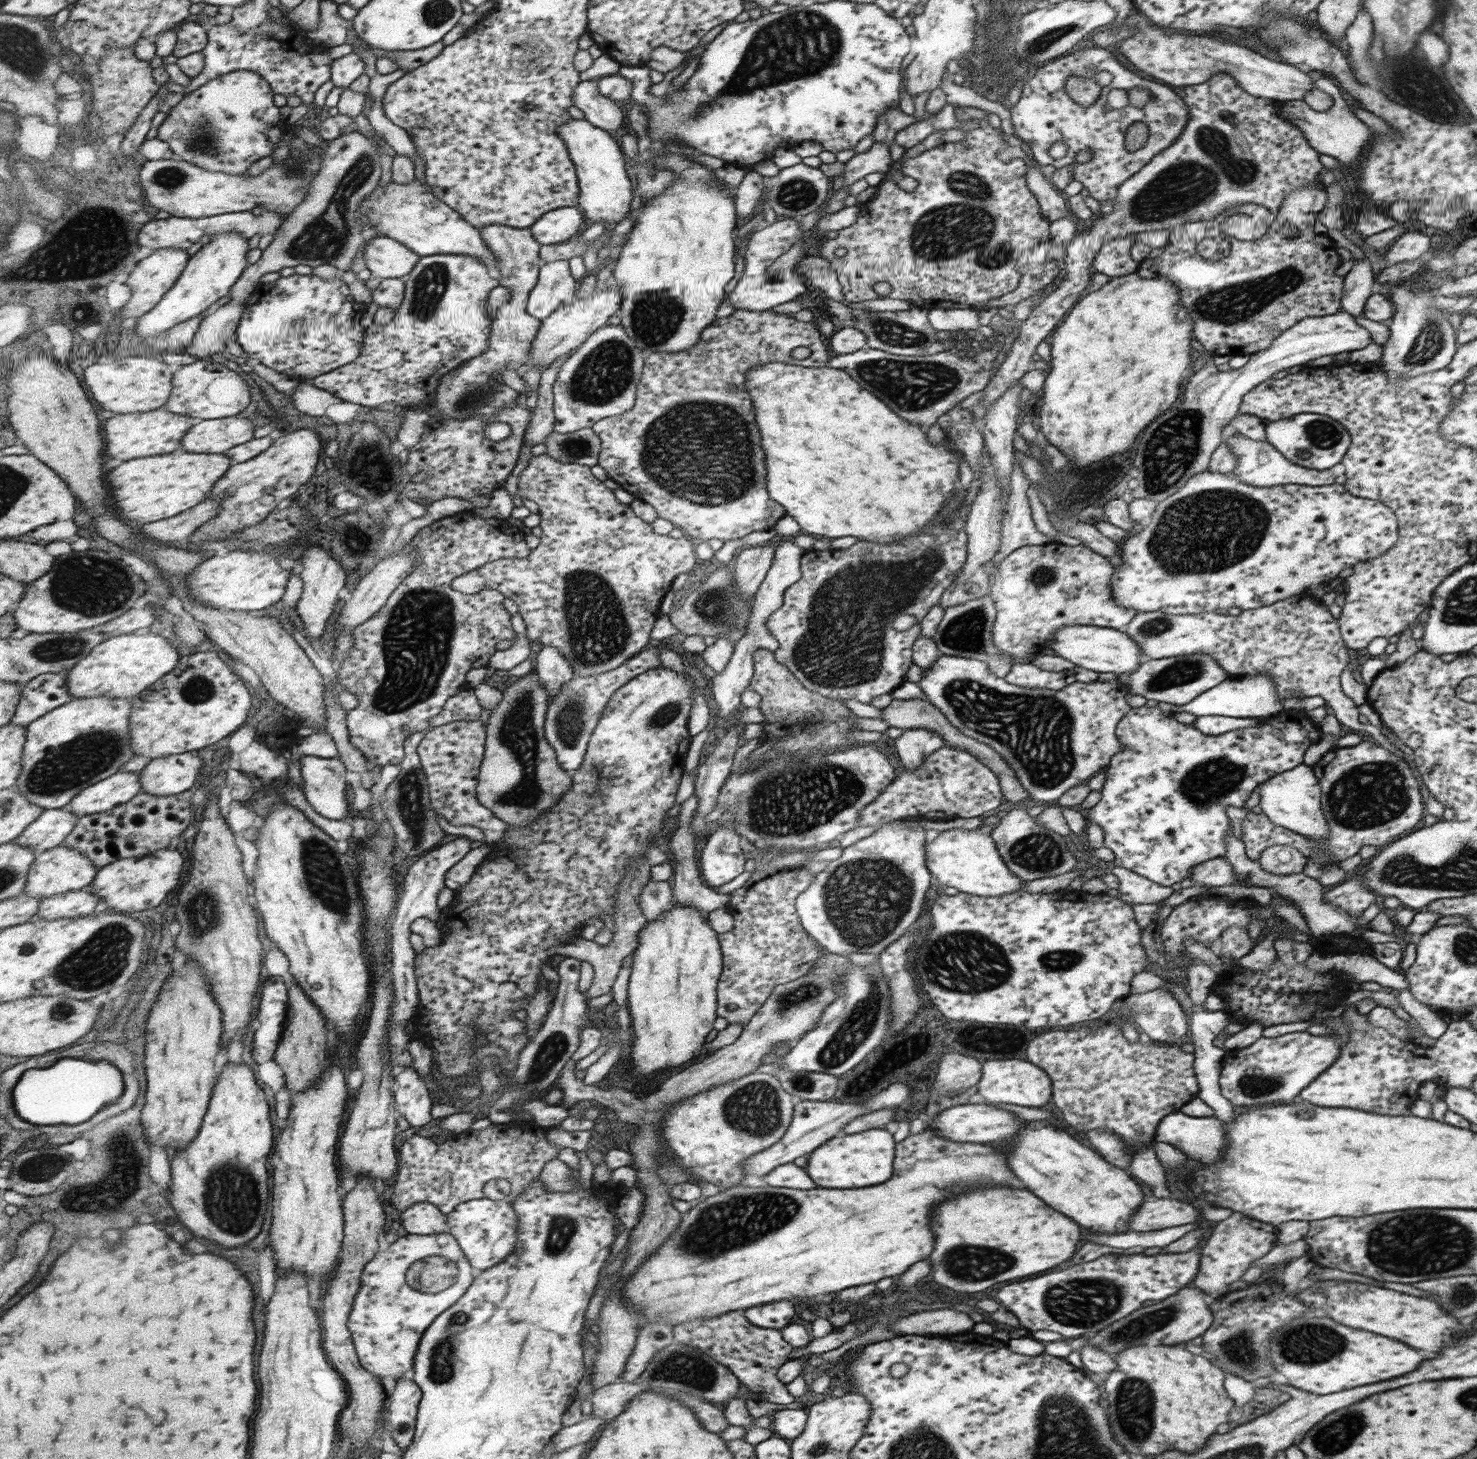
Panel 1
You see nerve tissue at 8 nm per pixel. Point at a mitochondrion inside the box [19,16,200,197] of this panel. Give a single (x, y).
(169, 177)

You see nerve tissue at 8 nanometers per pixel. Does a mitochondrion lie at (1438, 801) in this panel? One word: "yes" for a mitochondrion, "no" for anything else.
no

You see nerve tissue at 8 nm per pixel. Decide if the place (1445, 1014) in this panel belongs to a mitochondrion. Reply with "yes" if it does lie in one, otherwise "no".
no

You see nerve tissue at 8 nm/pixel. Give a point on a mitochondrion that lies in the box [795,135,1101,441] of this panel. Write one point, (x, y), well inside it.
(932, 235)

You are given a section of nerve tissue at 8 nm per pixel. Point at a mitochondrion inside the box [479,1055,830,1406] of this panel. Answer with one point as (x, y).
(751, 1218)

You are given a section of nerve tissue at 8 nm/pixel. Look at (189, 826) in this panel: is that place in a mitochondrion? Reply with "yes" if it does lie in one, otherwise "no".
no

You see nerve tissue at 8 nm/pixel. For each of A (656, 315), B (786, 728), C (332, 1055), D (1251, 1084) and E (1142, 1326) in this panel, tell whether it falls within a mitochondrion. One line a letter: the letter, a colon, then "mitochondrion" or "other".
A: mitochondrion
B: other
C: other
D: mitochondrion
E: mitochondrion

